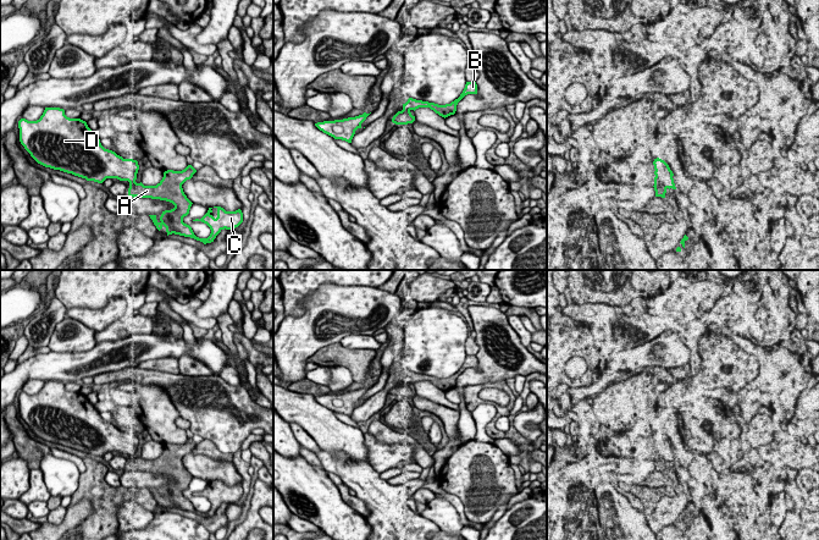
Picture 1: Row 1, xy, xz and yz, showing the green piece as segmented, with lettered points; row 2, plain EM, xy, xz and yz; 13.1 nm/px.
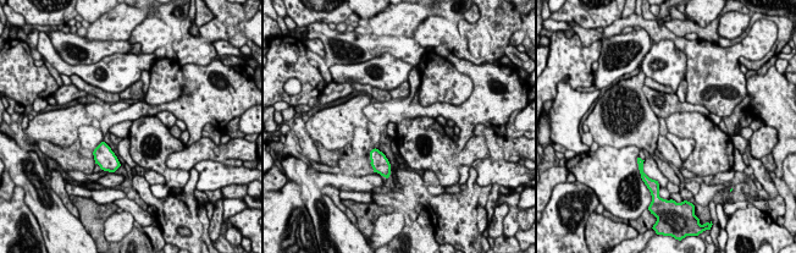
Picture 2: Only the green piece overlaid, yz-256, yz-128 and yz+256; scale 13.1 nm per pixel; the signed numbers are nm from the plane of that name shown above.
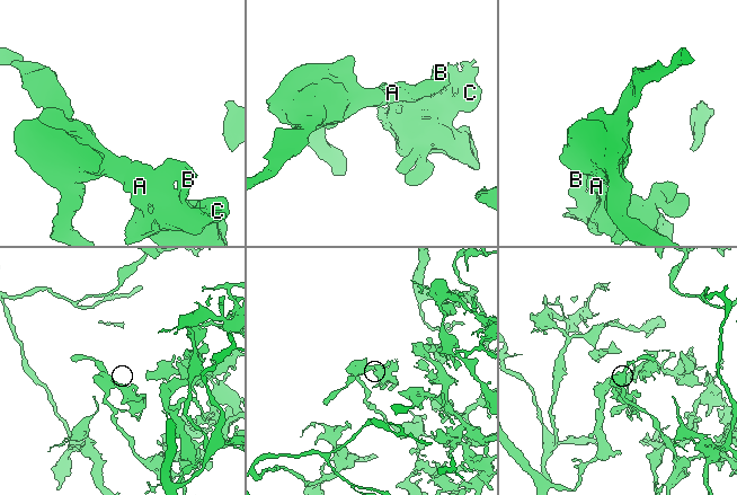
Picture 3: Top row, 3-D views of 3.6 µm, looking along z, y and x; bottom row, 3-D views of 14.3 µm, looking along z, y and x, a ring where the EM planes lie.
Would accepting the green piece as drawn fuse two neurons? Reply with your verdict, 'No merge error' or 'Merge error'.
Merge error

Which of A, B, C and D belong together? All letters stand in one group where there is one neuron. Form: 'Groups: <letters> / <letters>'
Groups: A B C / D

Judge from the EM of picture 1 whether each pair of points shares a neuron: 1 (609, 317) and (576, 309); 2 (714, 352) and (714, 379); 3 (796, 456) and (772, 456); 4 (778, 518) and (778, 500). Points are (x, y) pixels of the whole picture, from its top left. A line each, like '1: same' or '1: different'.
1: same
2: same
3: same
4: same

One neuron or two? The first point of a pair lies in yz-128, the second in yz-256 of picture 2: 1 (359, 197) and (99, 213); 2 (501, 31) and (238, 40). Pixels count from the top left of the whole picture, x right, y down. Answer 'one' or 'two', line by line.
1: two
2: two

